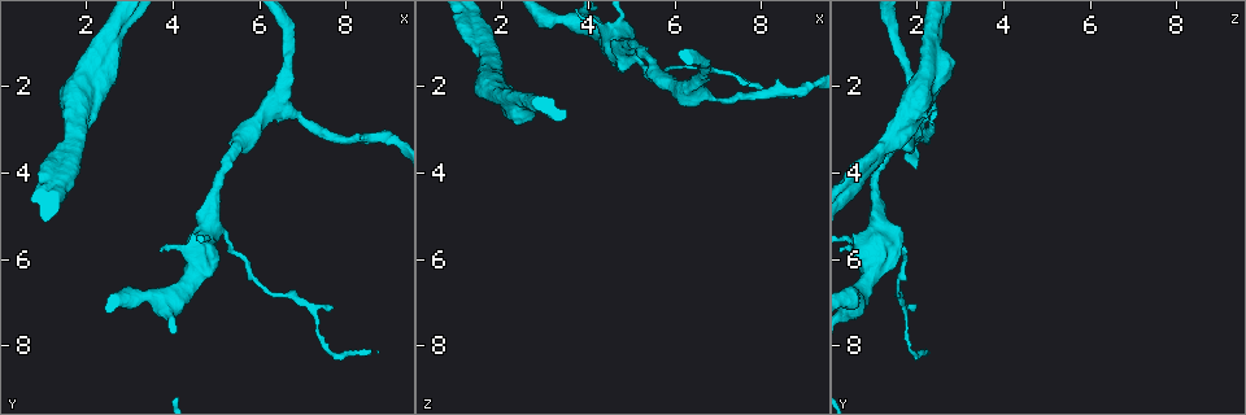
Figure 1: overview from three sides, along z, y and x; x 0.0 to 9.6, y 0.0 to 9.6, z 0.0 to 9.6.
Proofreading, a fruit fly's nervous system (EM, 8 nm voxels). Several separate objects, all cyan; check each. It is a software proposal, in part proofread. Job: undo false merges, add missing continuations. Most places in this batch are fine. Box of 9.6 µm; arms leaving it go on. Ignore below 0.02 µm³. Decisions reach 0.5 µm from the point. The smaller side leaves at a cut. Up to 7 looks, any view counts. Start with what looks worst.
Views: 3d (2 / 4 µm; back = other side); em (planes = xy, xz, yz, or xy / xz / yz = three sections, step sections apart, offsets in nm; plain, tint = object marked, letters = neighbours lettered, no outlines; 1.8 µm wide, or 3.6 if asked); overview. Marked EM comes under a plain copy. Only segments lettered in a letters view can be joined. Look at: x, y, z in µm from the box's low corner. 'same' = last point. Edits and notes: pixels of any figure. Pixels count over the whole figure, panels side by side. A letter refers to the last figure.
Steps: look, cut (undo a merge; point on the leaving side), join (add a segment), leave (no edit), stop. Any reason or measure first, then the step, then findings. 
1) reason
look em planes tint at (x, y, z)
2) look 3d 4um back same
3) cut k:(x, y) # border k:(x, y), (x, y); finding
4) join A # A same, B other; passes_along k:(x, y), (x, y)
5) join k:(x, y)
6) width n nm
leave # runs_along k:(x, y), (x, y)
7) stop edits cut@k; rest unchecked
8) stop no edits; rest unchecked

small branch off a trunk
look em 3.6um xy step 16 letters at (4.85, 5.45, 1.15)

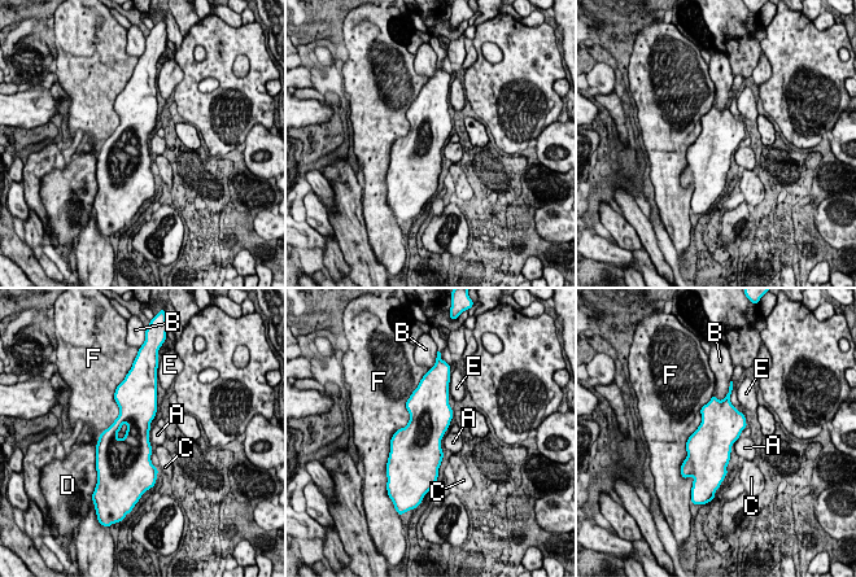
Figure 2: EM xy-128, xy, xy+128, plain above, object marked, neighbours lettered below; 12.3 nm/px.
leave # A other, B other, C other, D other, E other, F other; border 2:(739, 435), (733, 442); one cell here

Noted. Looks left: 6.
arms part here
look 3d 2um at (1.60, 4.00, 0.70)

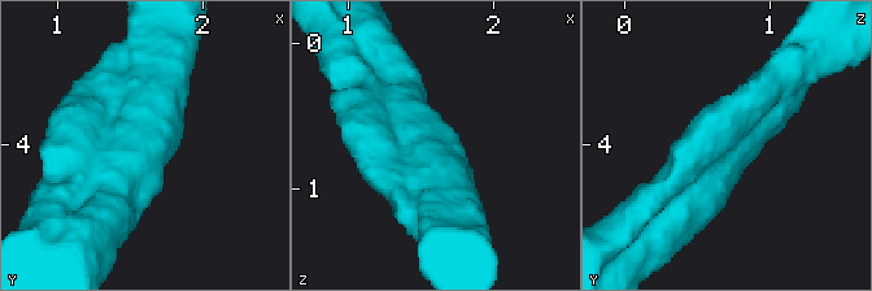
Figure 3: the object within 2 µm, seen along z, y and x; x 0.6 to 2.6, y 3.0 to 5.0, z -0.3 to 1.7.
look em xz step 8 tint at (1.56, 3.98, 0.74)

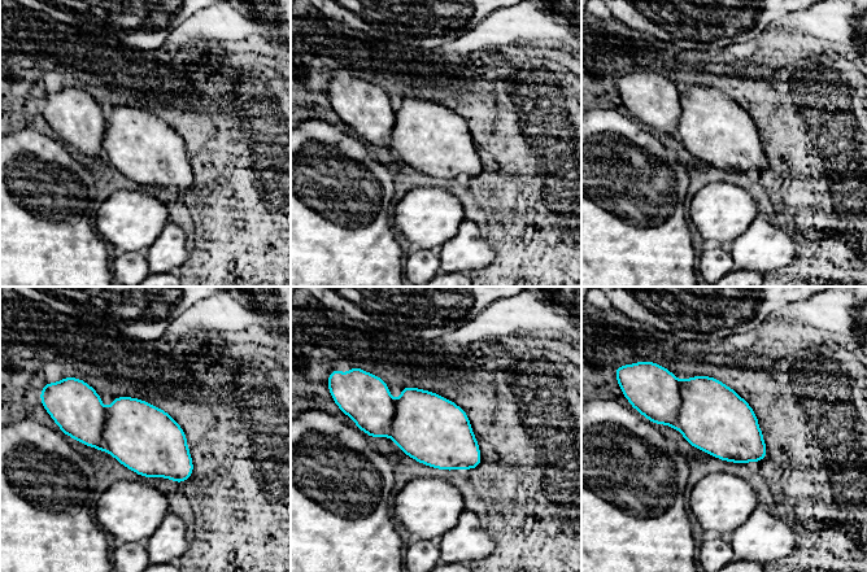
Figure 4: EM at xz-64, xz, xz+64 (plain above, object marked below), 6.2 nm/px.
look em planes letters same

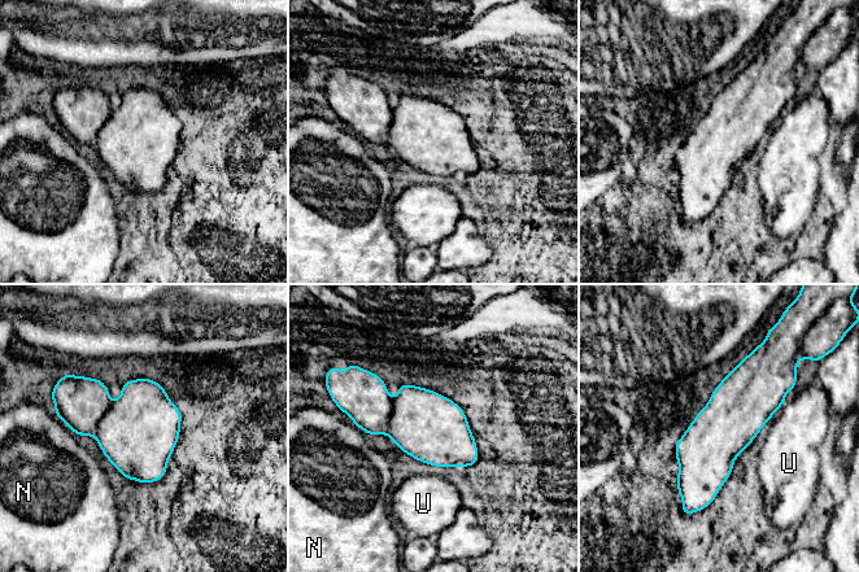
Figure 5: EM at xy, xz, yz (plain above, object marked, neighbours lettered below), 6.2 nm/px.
width 380 nm
leave # N other, U other; border 5:(784, 402), (779, 407); one cell here

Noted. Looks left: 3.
calibre changes
look 3d 2um at (6.25, 2.50, 2.20)

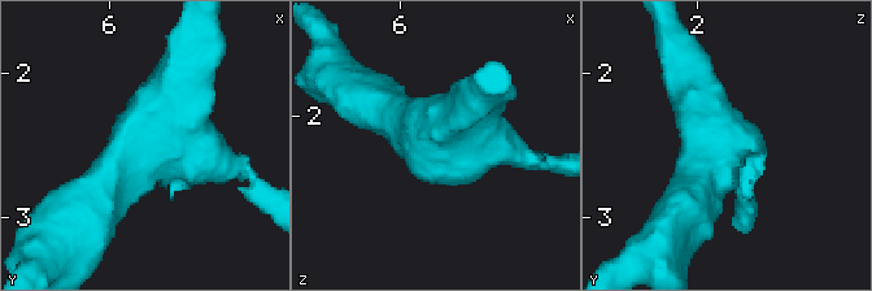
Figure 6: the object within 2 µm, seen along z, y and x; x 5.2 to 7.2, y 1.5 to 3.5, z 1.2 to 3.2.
arms 3
look em planes letters at (6.26, 2.48, 2.18)

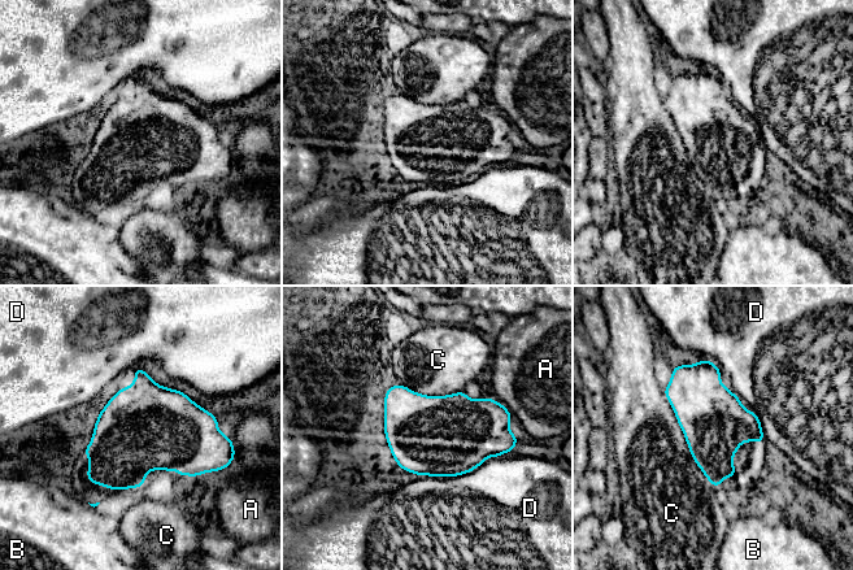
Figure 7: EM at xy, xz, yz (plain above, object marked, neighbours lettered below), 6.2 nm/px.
leave # A other, B other, C other, D other; border 7:(662, 390), (692, 460), (717, 490); all the same cell

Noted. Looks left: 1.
stop no edits; rest unchecked

